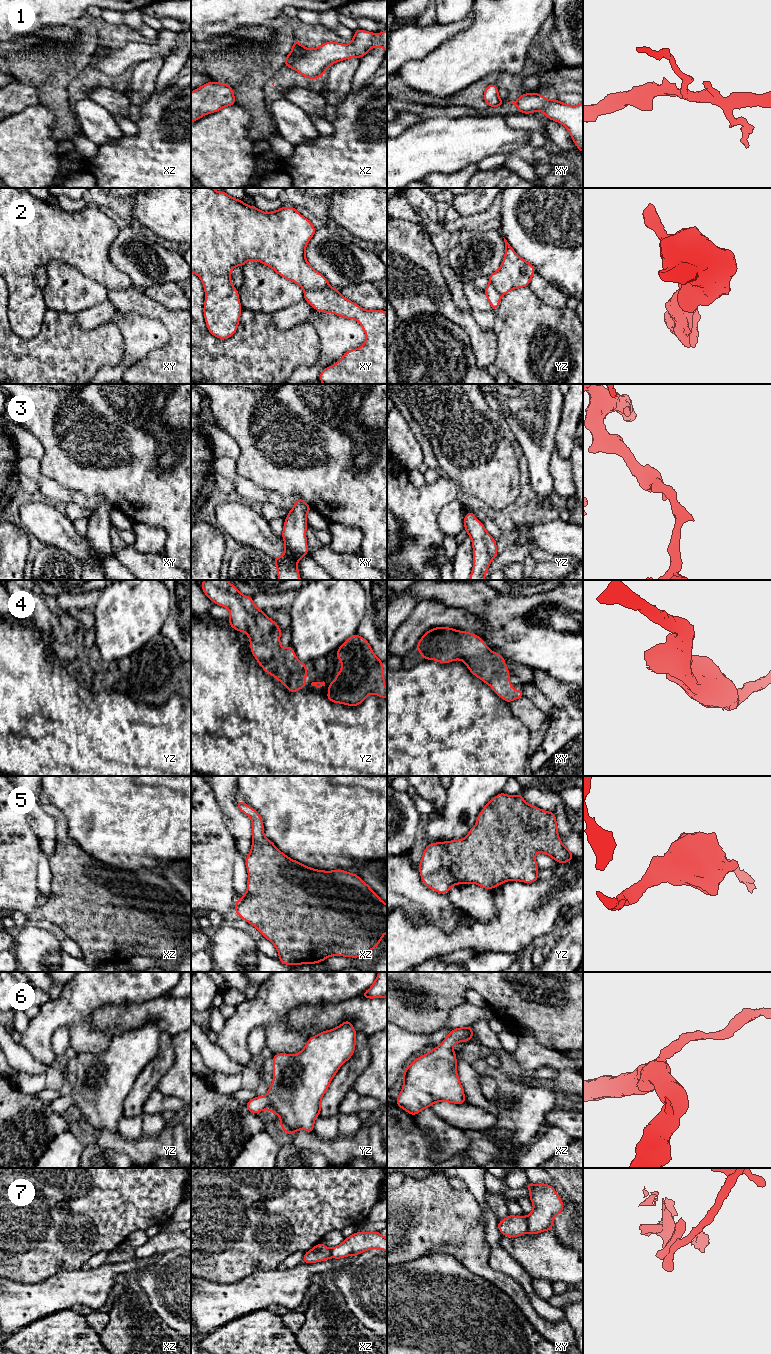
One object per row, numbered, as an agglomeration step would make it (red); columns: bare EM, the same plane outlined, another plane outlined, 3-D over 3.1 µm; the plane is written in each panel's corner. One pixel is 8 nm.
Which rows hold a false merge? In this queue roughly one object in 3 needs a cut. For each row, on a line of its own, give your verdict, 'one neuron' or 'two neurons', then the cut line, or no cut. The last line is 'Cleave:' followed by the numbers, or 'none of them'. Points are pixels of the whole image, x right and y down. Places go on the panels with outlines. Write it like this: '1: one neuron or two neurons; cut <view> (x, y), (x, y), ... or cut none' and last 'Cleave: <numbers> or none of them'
1: one neuron; cut none
2: two neurons; cut xy (329, 285), (324, 288), (307, 288), (304, 290)
3: one neuron; cut none
4: one neuron; cut none
5: one neuron; cut none
6: one neuron; cut none
7: two neurons; cut xy (525, 1216), (527, 1231)
Cleave: 2, 7

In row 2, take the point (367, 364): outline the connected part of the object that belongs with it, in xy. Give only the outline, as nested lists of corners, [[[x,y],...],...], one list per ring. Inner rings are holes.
[[[331,286],[304,290],[304,300],[319,312],[357,320],[366,336],[362,346],[326,367],[319,380],[323,384],[387,384],[387,311],[365,310]]]

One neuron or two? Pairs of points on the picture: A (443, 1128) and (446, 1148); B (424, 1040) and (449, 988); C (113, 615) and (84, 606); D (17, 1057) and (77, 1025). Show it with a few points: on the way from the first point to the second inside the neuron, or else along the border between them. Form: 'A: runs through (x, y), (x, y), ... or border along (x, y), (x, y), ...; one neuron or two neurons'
A: runs through (444, 1133), (446, 1135), (446, 1143); one neuron
B: border along (404, 1029), (410, 1032), (429, 1034); two neurons
C: border along (101, 591), (94, 611), (94, 624), (92, 626); two neurons
D: border along (28, 1051), (35, 1059), (47, 1065); two neurons

